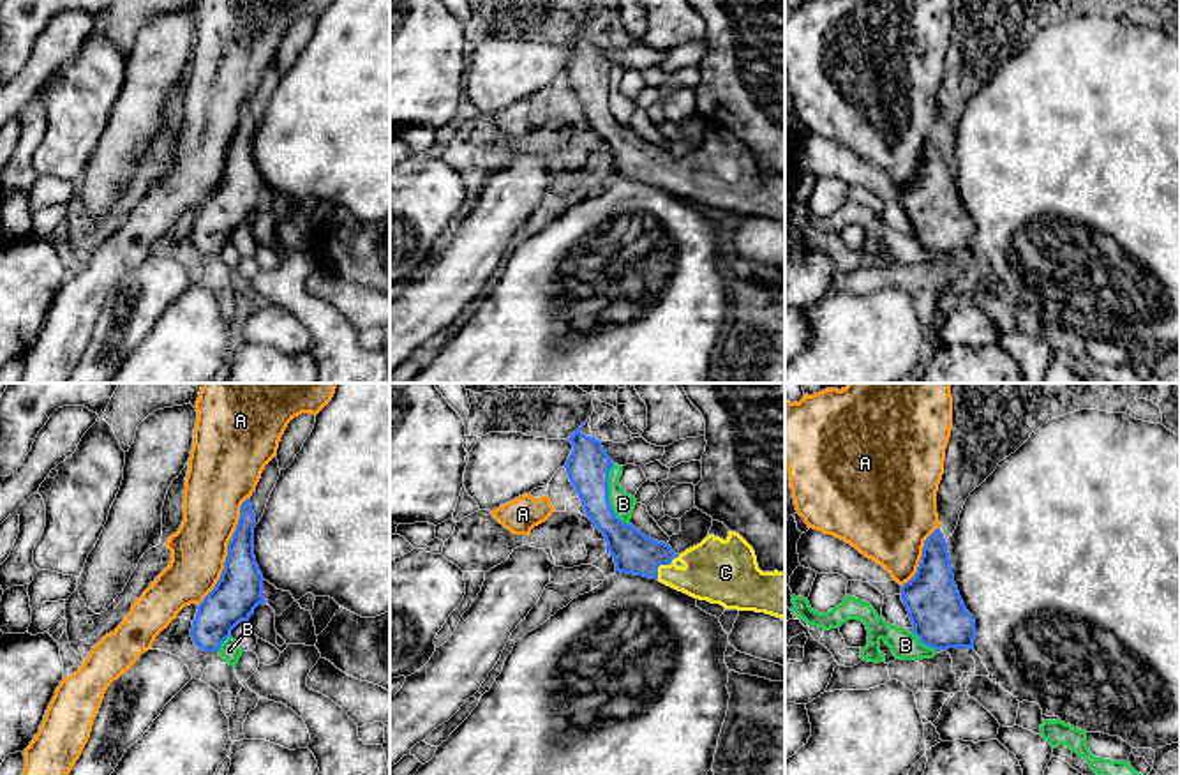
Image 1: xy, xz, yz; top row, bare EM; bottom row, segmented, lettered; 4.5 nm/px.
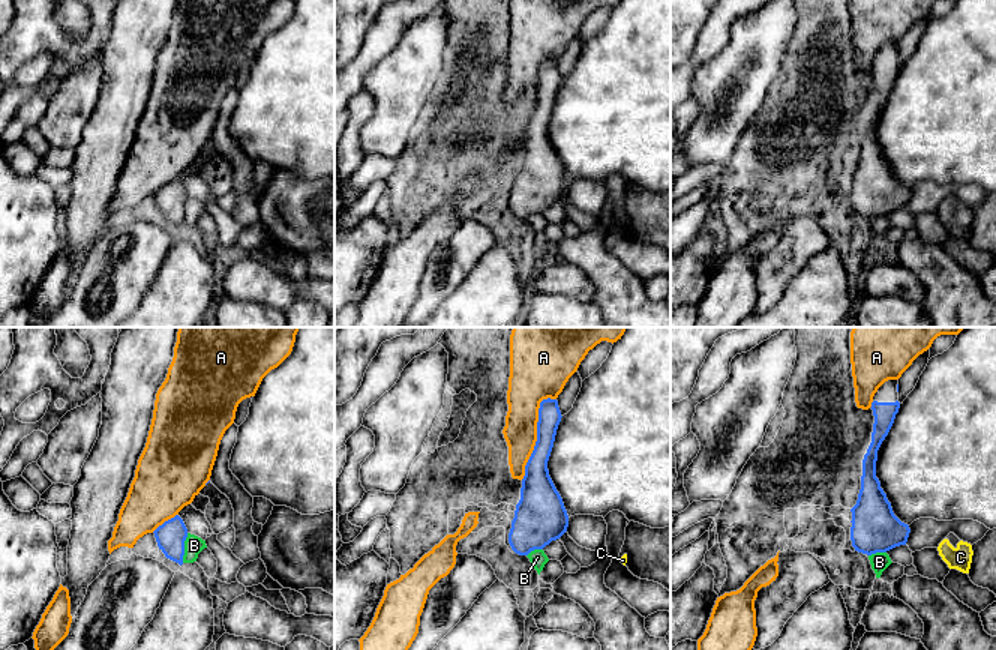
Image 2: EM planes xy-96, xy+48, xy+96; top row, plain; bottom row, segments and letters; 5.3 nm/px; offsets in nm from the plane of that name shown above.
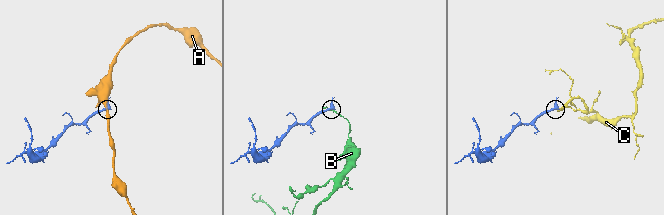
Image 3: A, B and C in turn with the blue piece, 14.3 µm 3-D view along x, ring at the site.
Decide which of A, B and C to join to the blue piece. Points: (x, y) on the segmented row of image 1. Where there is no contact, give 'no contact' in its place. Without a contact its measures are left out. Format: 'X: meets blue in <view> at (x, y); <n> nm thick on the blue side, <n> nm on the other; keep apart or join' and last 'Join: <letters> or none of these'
A: meets blue in xy at (228, 551); 220 nm thick on the blue side, 260 nm on the other; keep apart
B: meets blue in xz at (607, 496); 200 nm thick on the blue side, 110 nm on the other; keep apart
C: meets blue in xz at (664, 564); 190 nm thick on the blue side, 280 nm on the other; join
Join: C

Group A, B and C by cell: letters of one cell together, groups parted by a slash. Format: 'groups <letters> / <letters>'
groups A / B / C

